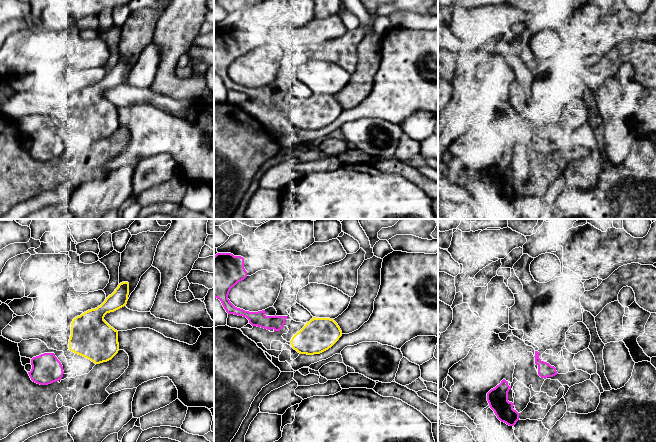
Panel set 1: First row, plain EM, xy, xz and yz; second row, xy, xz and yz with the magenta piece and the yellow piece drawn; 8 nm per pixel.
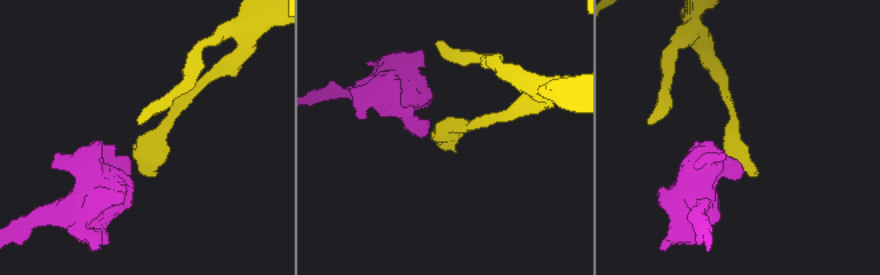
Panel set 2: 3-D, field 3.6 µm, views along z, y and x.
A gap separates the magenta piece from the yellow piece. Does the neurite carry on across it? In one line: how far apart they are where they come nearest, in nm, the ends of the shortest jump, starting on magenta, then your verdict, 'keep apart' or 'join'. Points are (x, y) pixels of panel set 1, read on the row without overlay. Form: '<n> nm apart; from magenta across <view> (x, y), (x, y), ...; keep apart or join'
110 nm apart; from magenta across xz (282, 103), (292, 113); keep apart

